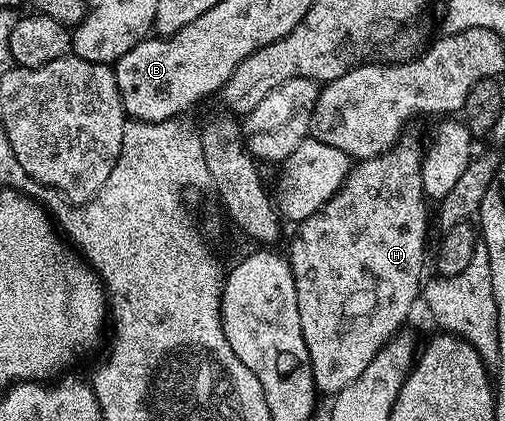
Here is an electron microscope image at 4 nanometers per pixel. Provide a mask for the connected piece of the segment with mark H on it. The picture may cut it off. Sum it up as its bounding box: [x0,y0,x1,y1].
[288,142,428,394]

